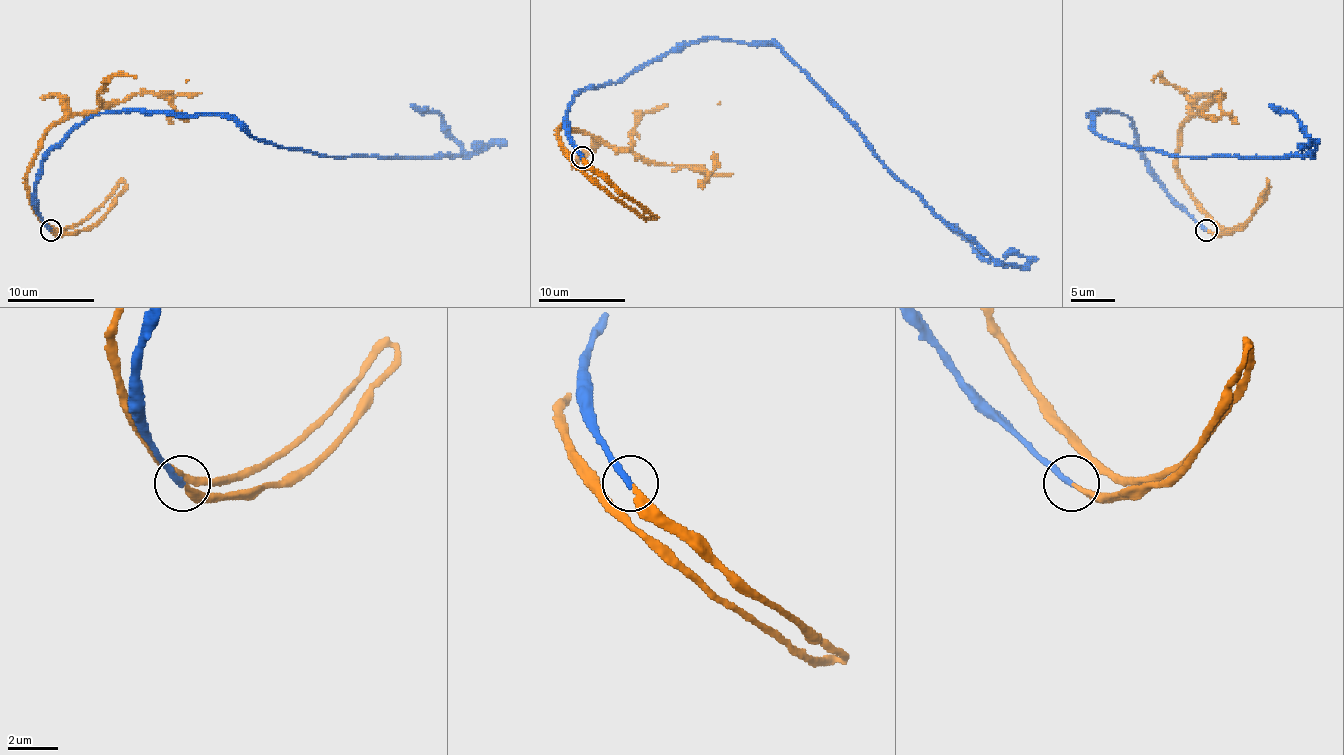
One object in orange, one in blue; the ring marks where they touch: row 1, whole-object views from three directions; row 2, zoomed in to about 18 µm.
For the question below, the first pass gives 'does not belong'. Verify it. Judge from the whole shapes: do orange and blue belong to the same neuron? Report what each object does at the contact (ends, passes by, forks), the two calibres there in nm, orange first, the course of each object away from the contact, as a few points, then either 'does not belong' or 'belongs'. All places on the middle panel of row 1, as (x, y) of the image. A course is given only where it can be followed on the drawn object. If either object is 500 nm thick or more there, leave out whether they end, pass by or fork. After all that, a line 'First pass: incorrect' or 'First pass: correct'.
orange ends there; blue ends there; 240 nm thick on the orange side, 280 nm on the other; orange runs (583, 156), (641, 215), (563, 152), (559, 130), (578, 128), (628, 148), (646, 113), (720, 102); blue runs (583, 156), (567, 117), (580, 91), (709, 39), (774, 43), (866, 145), (992, 256), (985, 259), (942, 222); belongs
First pass: incorrect

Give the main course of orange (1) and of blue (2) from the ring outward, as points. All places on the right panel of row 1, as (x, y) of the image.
1: (1206, 230), (1238, 230), (1265, 198), (1221, 228), (1180, 176), (1177, 132), (1197, 108), (1151, 80)
2: (1206, 230), (1167, 191), (1123, 113), (1088, 115), (1125, 145), (1175, 154), (1306, 152), (1297, 119), (1271, 104)

